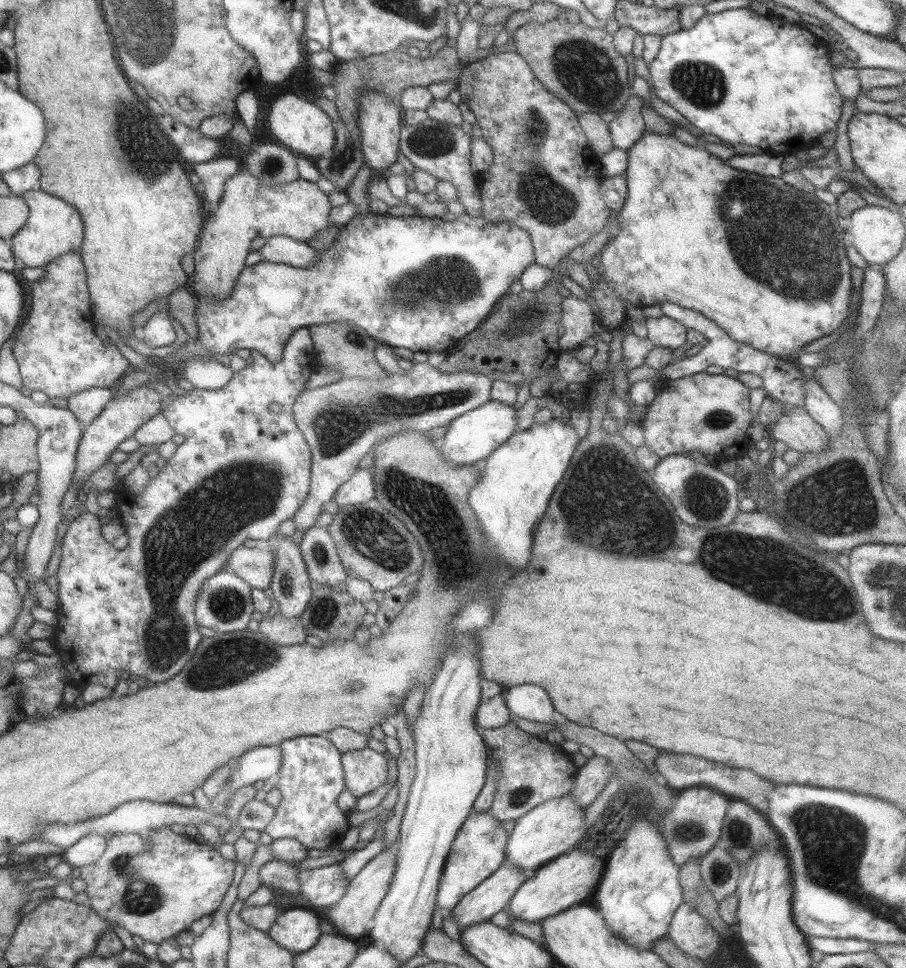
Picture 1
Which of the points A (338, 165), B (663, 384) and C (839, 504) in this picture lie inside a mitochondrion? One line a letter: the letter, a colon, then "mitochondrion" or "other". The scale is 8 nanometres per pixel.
A: mitochondrion
B: other
C: mitochondrion

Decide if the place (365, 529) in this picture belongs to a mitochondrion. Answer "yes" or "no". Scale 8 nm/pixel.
yes

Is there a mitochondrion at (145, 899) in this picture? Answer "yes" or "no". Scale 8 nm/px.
yes

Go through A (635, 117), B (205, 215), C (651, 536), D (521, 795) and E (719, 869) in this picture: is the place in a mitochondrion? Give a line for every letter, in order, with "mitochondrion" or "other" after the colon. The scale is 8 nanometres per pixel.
A: other
B: other
C: mitochondrion
D: mitochondrion
E: mitochondrion

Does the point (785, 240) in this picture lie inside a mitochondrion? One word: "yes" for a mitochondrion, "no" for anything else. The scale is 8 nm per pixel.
yes

